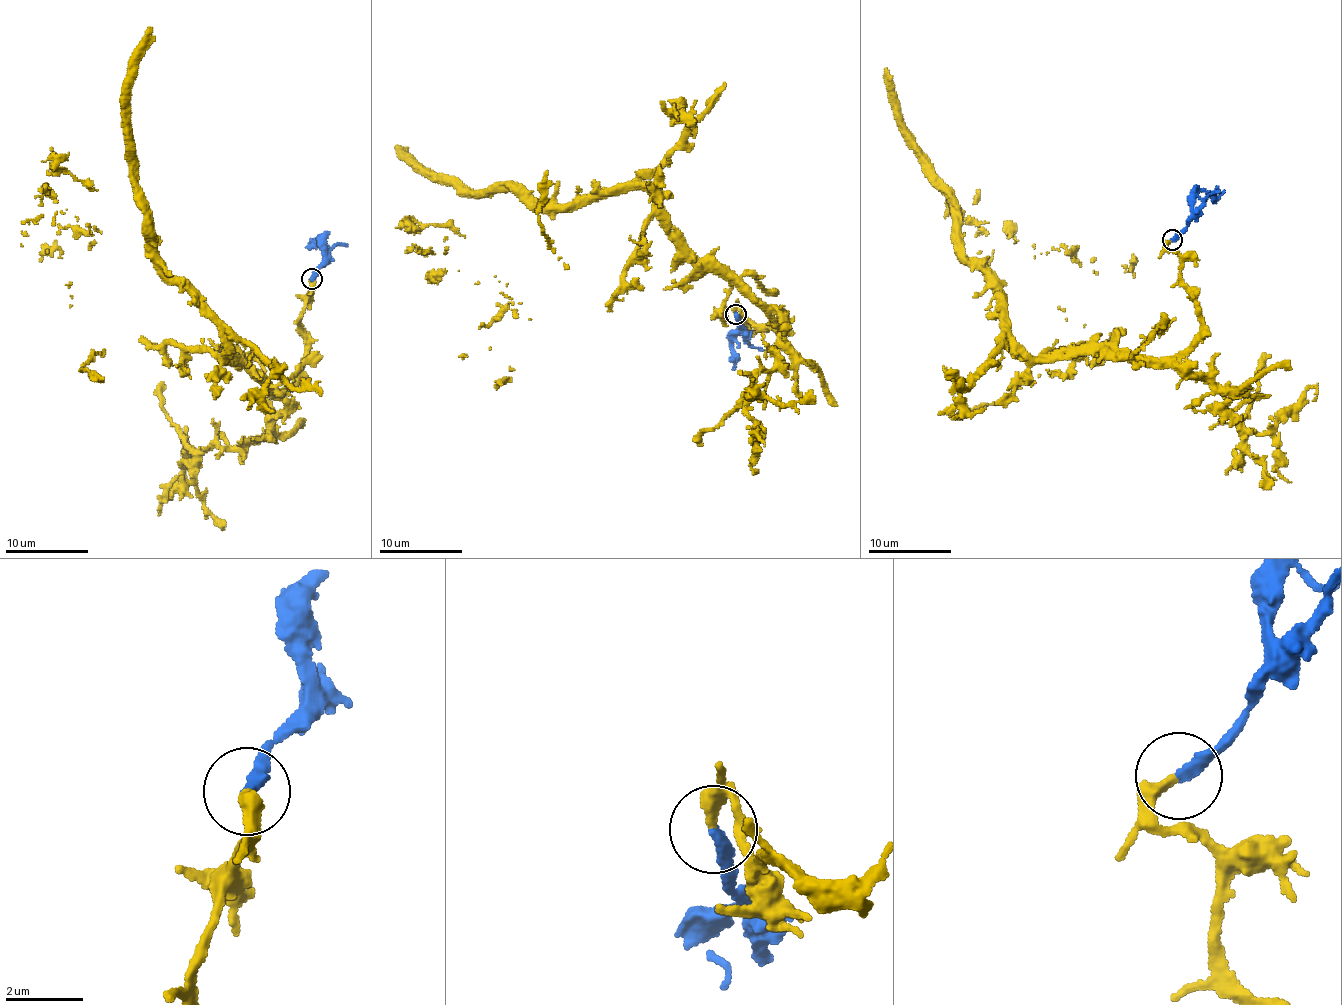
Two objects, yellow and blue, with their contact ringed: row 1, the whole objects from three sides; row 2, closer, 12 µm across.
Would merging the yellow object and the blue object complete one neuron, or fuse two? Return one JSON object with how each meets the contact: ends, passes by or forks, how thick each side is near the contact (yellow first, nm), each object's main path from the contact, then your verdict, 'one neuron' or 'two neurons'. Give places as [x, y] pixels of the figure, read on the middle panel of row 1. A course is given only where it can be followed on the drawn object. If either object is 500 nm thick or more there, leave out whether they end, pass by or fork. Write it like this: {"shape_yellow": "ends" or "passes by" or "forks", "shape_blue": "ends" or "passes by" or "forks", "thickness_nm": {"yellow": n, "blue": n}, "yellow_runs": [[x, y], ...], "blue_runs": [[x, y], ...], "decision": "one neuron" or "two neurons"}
{"shape_yellow": "ends", "shape_blue": "ends", "thickness_nm": {"yellow": 320, "blue": 320}, "yellow_runs": [[735, 314], [779, 330], [640, 189], [475, 193], [417, 249], [505, 297], [482, 326], [500, 384]], "blue_runs": [[735, 314], [738, 327], [742, 330], [736, 332], [731, 344], [734, 369]], "decision": "one neuron"}

